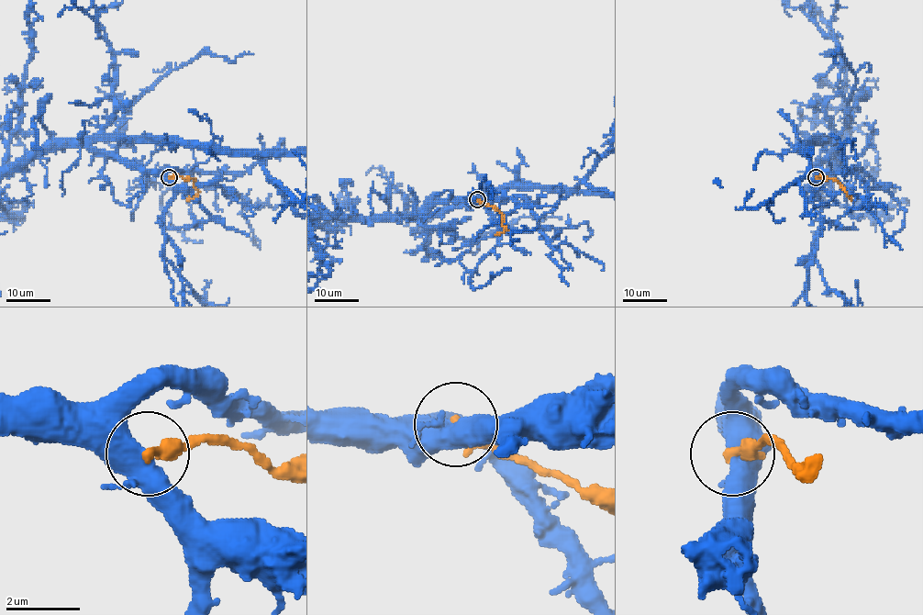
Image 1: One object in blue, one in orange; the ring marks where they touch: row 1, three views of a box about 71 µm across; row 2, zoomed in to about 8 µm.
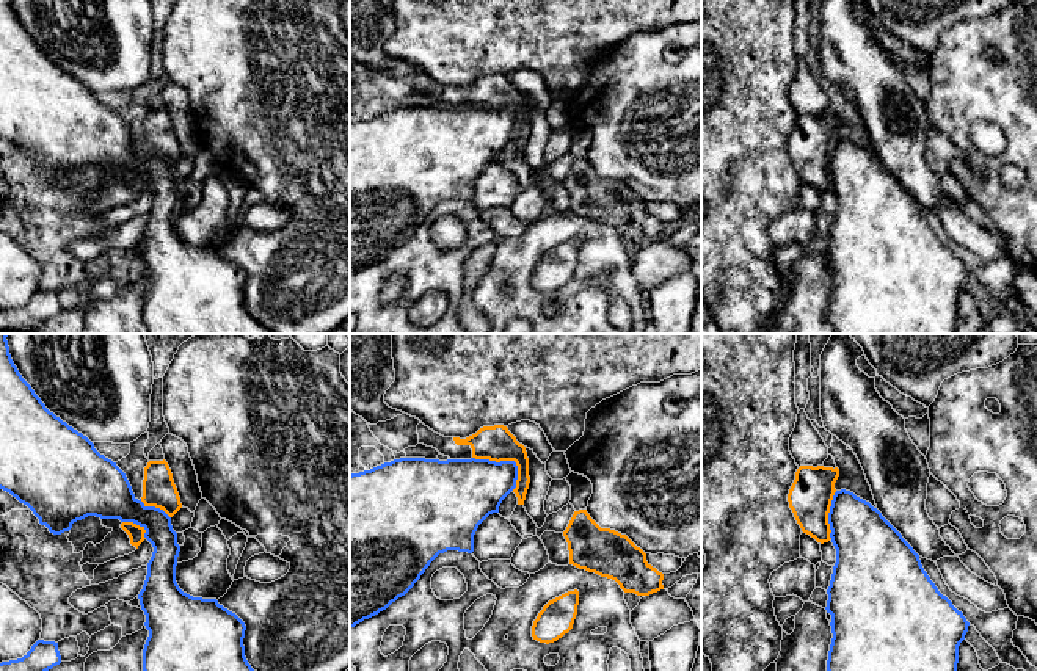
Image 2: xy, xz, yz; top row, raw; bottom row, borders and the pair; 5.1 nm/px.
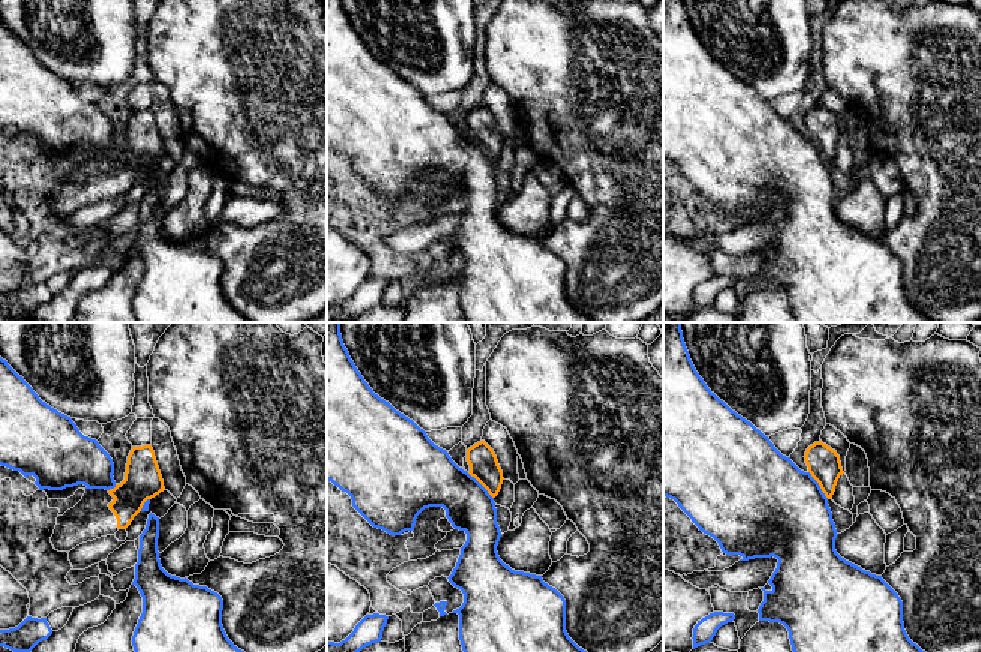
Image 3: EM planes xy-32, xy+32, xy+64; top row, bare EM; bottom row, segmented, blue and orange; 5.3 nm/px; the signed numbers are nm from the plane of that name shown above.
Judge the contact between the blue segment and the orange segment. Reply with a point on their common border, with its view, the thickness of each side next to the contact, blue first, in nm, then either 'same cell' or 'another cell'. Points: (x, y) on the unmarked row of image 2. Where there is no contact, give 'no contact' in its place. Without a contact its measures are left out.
meets blue in xz at (505, 110); 320 nm thick on the blue side, 180 nm on the other; another cell

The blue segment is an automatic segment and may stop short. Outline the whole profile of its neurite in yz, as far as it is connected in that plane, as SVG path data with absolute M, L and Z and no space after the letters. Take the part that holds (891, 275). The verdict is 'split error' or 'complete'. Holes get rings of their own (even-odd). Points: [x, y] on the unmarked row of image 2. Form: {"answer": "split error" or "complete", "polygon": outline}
{"answer": "complete", "polygon": "M850 140L835 141L828 172L836 212L825 256L831 263L833 282L827 320L835 334L955 334L959 295L965 288L970 271L938 240L924 219L919 204L877 157Z"}

